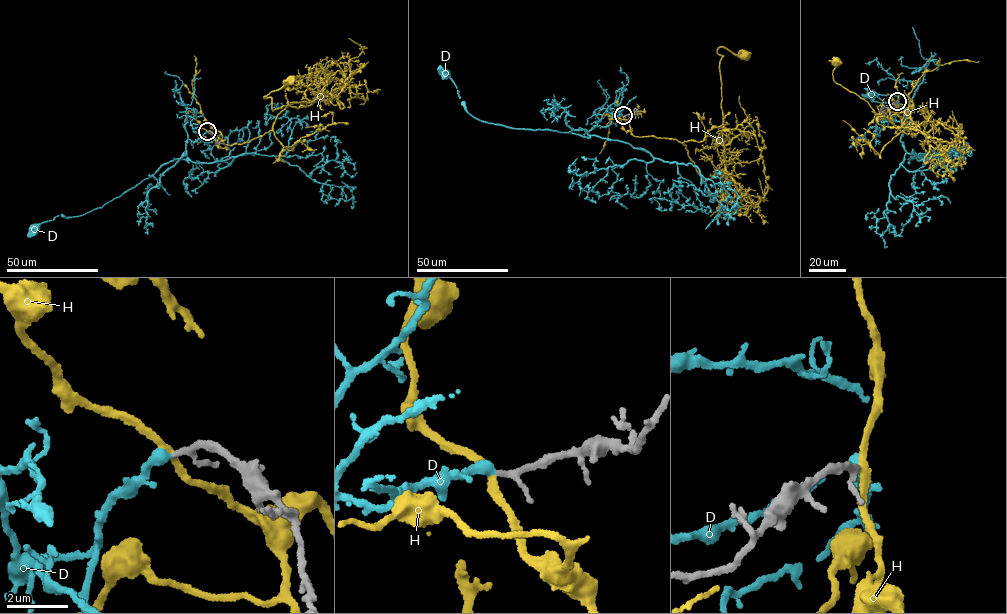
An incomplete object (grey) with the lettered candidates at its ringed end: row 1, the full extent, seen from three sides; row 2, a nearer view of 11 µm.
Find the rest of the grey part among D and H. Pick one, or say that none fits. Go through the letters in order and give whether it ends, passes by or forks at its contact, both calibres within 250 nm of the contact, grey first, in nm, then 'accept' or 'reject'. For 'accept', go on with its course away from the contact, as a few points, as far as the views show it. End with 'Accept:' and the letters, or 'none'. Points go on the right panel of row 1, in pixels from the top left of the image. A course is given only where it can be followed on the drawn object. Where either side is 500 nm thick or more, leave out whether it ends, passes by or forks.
D: it ends there; 150 nm thick on the grey side, 360 nm on the other; accept; it runs (897, 101), (907, 110), (910, 106), (908, 128), (911, 118), (904, 125), (892, 105), (870, 94)
H: it passes by; 150 nm thick on the grey side, 220 nm on the other; reject
Accept: D

